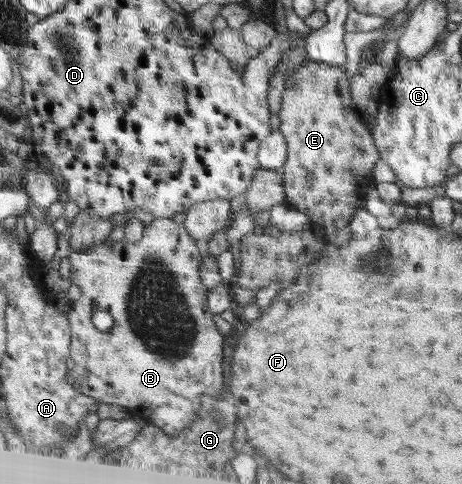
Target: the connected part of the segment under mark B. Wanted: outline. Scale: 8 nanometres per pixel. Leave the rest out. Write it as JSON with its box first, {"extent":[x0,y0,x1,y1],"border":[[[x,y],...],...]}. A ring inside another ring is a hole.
{"extent":[68,218,223,436],"border":[[[155,218],[150,224],[145,225],[143,237],[137,242],[130,242],[123,238],[121,241],[108,239],[101,242],[86,252],[72,252],[68,258],[71,264],[69,280],[72,285],[81,288],[81,295],[75,303],[71,304],[69,320],[72,321],[72,358],[74,363],[83,365],[89,372],[87,381],[79,388],[81,393],[95,398],[100,403],[115,404],[129,409],[137,409],[144,421],[164,429],[169,436],[177,436],[181,430],[189,428],[197,420],[201,410],[201,399],[222,398],[221,387],[223,387],[223,369],[221,369],[221,359],[223,359],[223,335],[217,331],[213,323],[214,313],[207,309],[207,288],[203,279],[199,279],[199,269],[201,269],[201,255],[197,249],[197,243],[184,224],[173,222],[172,218]],[[96,311],[109,311],[113,316],[114,324],[107,332],[99,331],[93,325],[91,317]]]}

